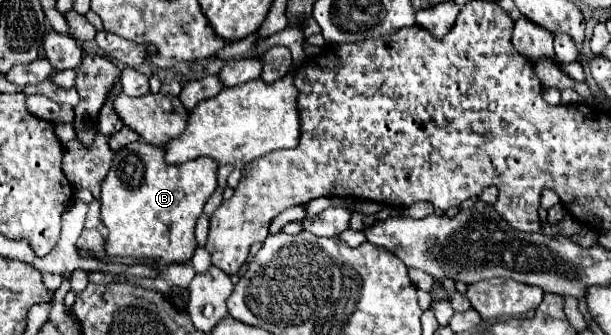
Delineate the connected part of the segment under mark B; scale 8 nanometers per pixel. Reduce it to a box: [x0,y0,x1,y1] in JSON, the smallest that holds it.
[102,140,218,264]

